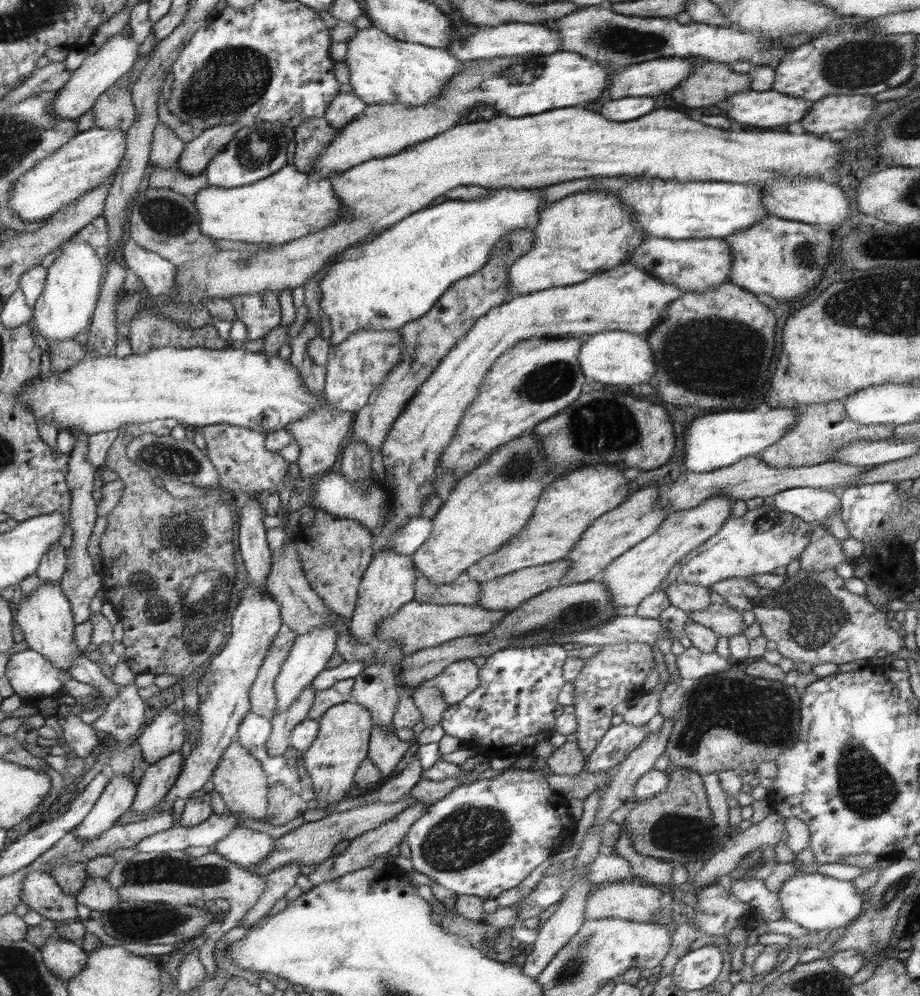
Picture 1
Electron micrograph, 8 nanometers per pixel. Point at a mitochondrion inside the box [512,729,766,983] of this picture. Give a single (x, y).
(667, 831)

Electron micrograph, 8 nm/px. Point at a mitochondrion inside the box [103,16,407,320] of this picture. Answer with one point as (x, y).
(231, 80)

